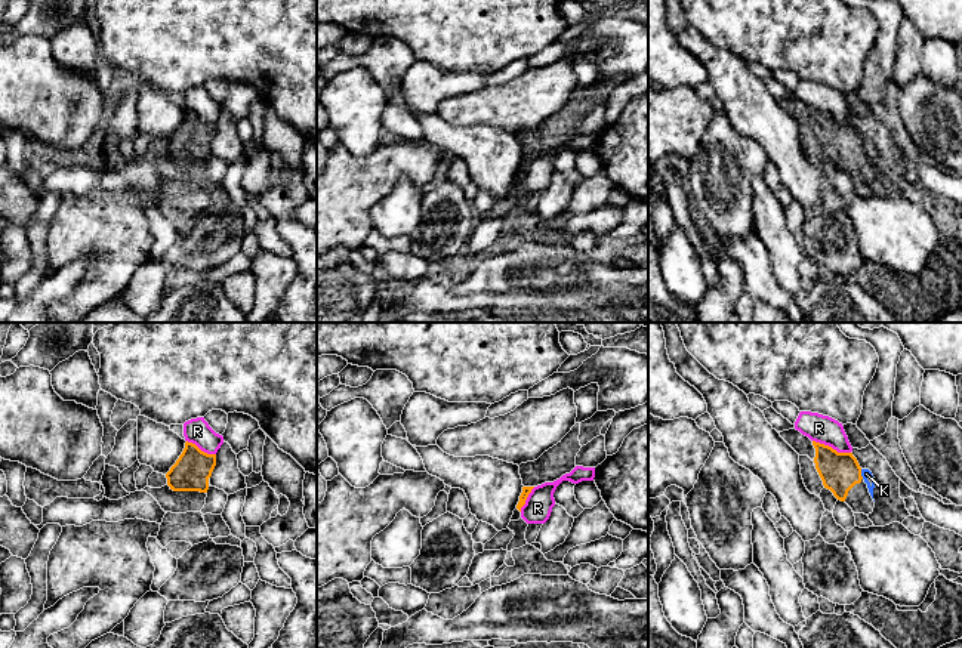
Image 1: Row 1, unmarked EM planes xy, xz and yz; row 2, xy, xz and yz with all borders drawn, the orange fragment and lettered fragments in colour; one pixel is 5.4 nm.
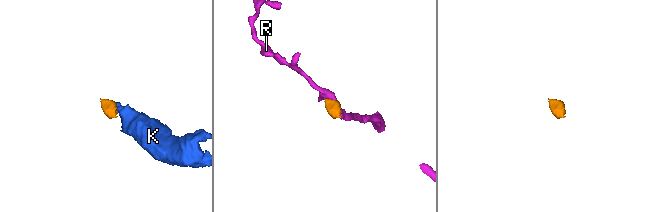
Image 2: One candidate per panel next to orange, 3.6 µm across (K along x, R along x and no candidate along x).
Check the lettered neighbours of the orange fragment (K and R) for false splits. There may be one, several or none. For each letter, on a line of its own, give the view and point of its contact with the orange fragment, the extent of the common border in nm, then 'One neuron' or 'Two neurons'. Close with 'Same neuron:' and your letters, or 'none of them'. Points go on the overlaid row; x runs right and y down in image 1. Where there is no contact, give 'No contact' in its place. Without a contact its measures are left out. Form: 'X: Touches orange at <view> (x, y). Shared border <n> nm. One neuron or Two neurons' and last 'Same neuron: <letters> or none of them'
K: Touches orange at yz (860, 474). Shared border 60 nm. One neuron
R: Touches orange at yz (831, 447). Shared border 220 nm. Two neurons
Same neuron: K

